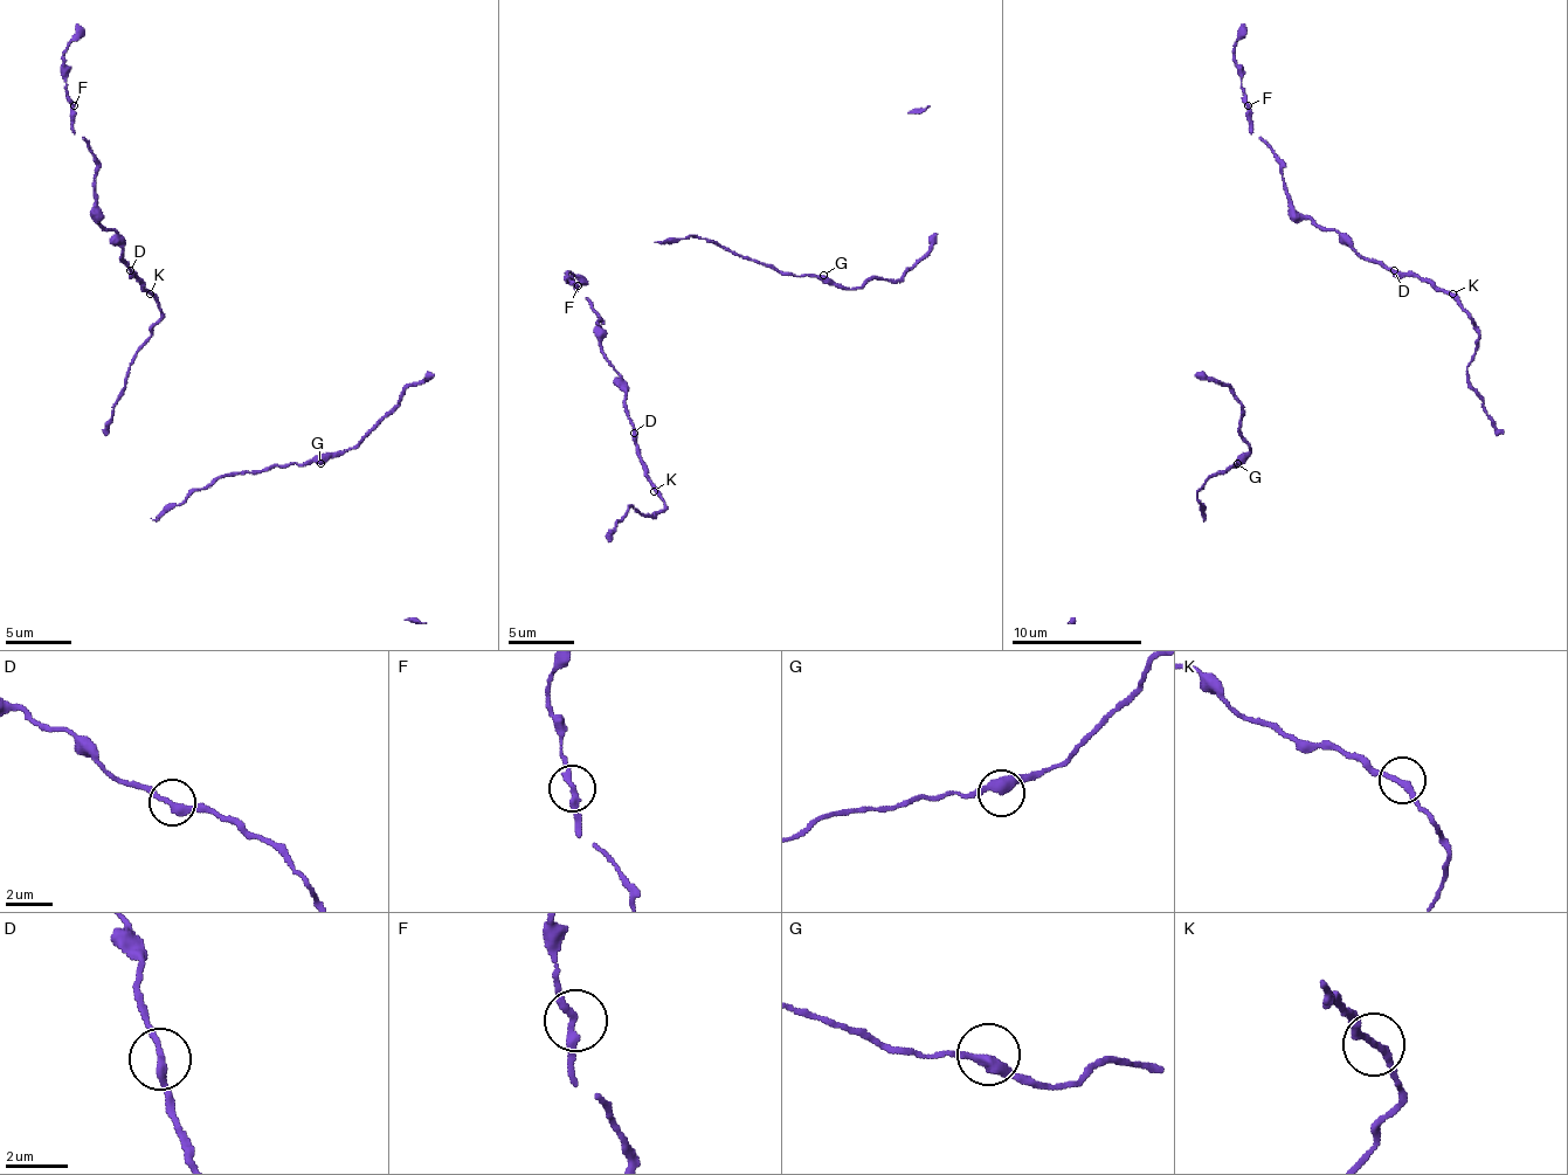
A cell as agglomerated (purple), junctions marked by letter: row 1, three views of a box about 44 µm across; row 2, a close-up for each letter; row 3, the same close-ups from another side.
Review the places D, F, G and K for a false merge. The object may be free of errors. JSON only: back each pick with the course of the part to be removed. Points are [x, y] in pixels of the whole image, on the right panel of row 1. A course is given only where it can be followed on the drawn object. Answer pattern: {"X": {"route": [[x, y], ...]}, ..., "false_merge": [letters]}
{"false_merge": []}

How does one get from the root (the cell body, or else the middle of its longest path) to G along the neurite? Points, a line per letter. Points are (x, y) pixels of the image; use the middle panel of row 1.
G: (729, 253), (748, 255), (794, 275), (823, 275)

